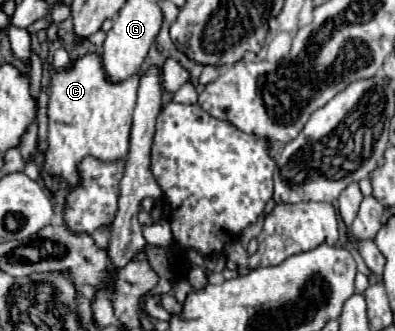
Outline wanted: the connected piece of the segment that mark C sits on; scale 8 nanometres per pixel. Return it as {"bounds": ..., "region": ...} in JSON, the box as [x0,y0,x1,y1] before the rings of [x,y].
{"bounds":[44,53,140,187],"region":[[[100,53],[78,57],[68,71],[56,73],[50,67],[50,101],[48,101],[48,149],[44,153],[46,171],[62,177],[68,187],[78,183],[76,165],[82,157],[94,155],[102,161],[116,161],[128,155],[132,113],[140,85],[140,73],[124,81],[110,81],[102,67]]]}

